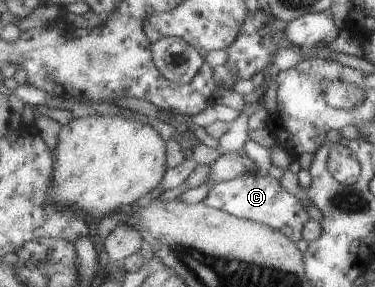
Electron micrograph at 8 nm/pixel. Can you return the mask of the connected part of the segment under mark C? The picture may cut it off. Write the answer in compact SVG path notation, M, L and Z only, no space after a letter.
M272 170L270 174L261 177L256 174L245 174L237 179L225 181L213 186L210 194L210 205L215 209L228 211L230 214L237 217L258 221L273 229L283 232L289 236L293 241L303 239L303 230L305 224L309 222L311 216L305 210L303 201L299 200L297 196L289 194L281 182L278 172Z

